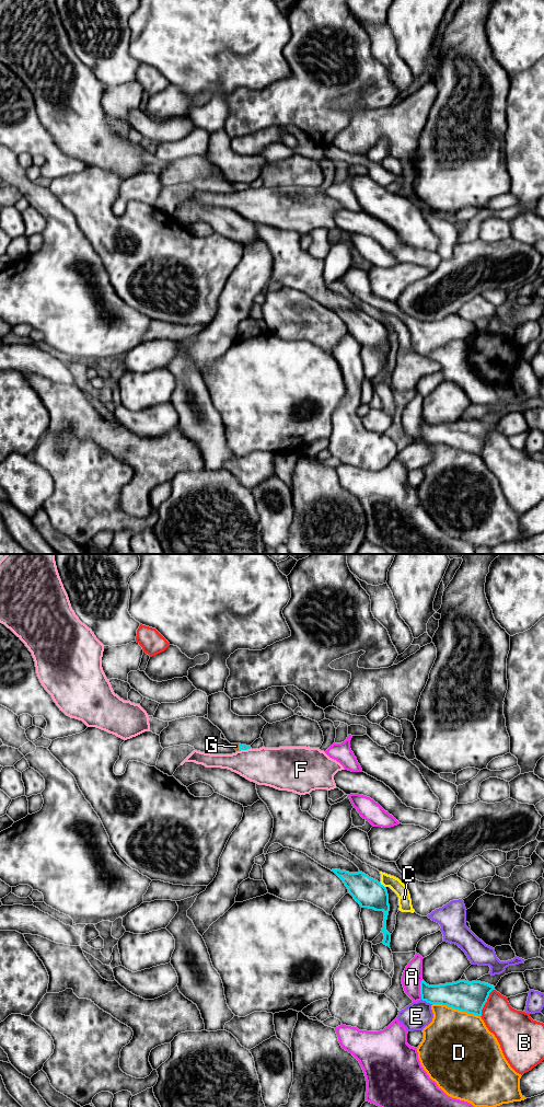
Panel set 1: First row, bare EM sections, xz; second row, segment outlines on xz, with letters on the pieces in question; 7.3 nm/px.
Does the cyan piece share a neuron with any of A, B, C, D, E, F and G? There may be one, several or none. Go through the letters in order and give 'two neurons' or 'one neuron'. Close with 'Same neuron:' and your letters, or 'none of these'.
A: two neurons
B: two neurons
C: two neurons
D: two neurons
E: two neurons
F: two neurons
G: one neuron
Same neuron: G

